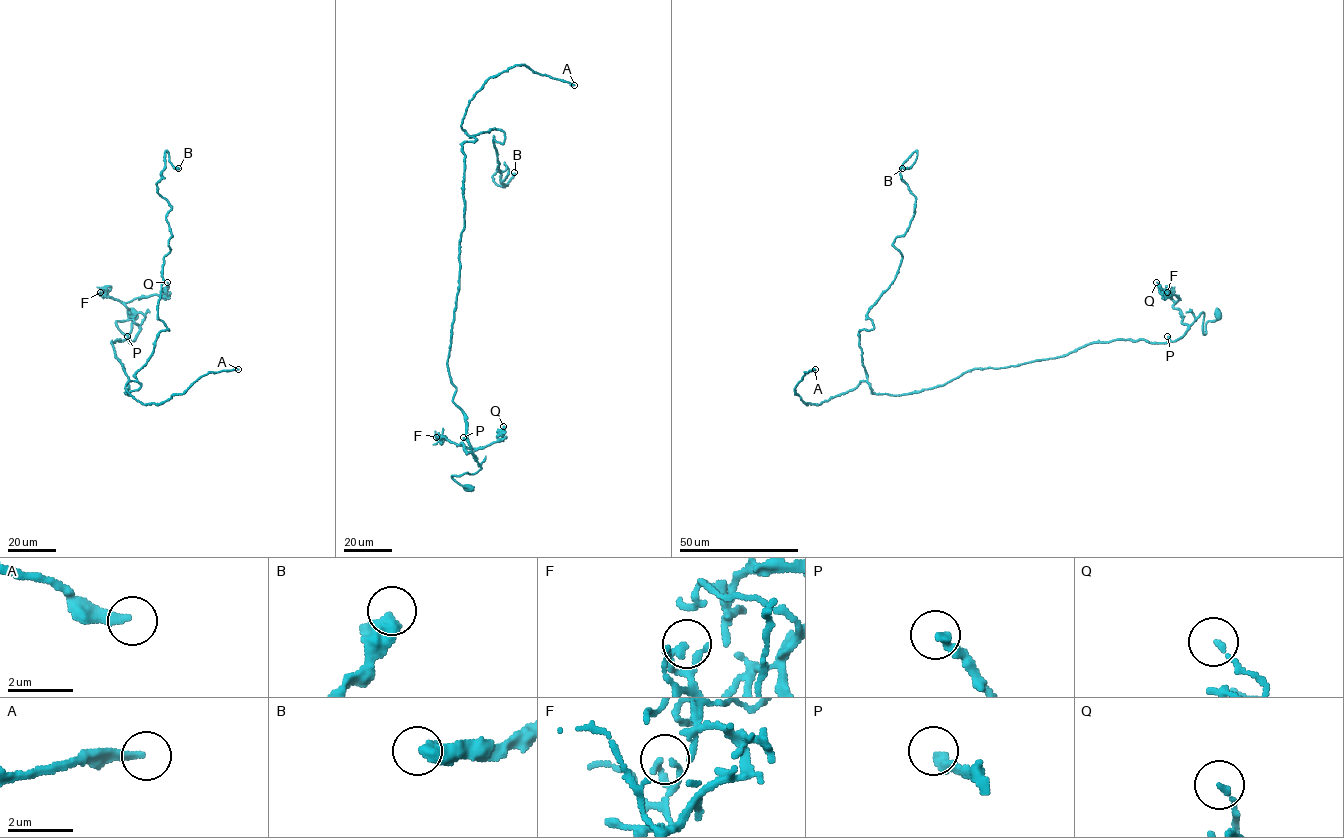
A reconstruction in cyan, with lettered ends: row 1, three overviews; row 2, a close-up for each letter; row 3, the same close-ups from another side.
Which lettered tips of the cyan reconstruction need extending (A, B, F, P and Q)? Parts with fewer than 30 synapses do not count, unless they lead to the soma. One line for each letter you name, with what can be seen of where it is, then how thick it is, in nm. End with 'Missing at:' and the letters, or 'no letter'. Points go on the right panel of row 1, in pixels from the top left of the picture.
A: (815, 369) | 240 nm
P: (1167, 336) | 320 nm
Missing at: A, P

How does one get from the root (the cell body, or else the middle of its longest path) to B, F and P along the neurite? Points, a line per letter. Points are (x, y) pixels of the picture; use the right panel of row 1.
B: (1218, 314), (1204, 334), (1201, 313), (1174, 341), (874, 394), (859, 331), (914, 214), (916, 151), (902, 168)
F: (1218, 314), (1206, 323), (1204, 334), (1204, 313), (1190, 325), (1184, 324), (1167, 292)
P: (1218, 314), (1215, 320), (1206, 323), (1204, 334), (1201, 313), (1182, 336), (1174, 341), (1167, 336)

